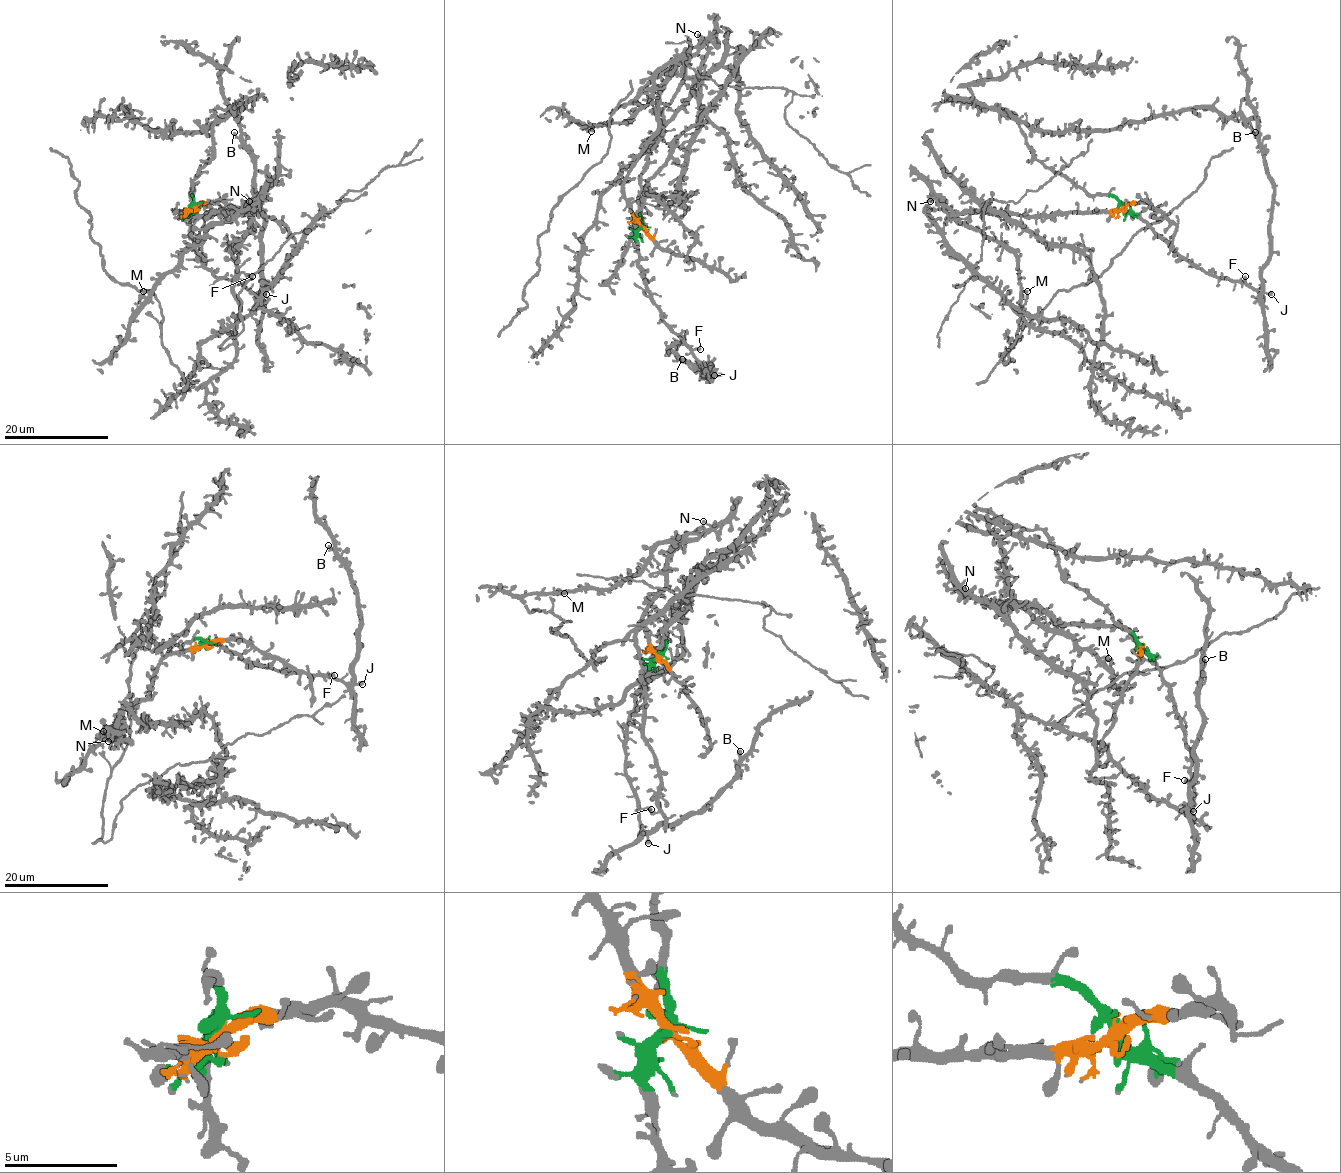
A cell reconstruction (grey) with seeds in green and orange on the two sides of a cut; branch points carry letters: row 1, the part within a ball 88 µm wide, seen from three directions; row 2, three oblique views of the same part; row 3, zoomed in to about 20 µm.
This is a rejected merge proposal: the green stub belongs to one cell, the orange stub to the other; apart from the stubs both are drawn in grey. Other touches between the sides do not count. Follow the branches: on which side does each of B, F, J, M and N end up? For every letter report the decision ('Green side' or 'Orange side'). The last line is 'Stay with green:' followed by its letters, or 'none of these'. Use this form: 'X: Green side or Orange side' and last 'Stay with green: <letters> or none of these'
B: Green side
F: Green side
J: Green side
M: Orange side
N: Orange side
Stay with green: B, F, J

